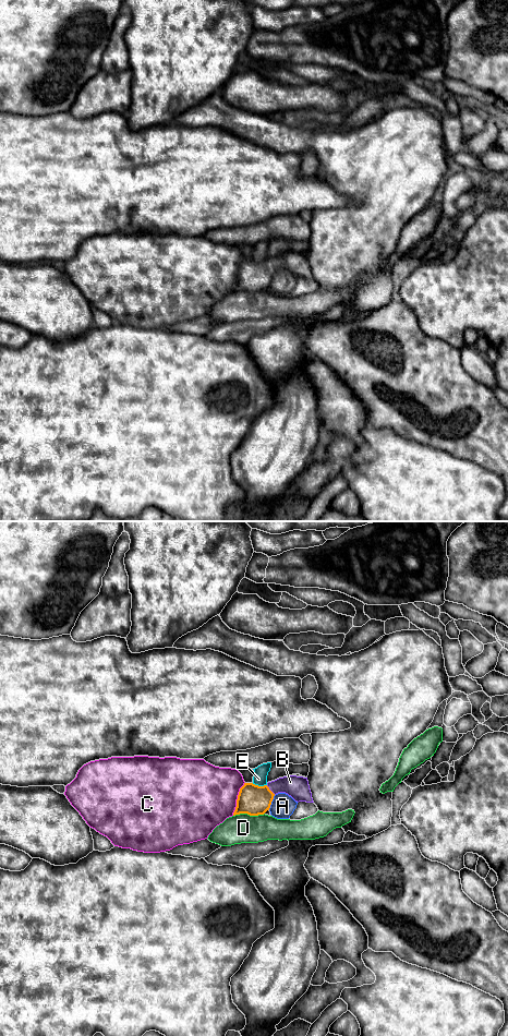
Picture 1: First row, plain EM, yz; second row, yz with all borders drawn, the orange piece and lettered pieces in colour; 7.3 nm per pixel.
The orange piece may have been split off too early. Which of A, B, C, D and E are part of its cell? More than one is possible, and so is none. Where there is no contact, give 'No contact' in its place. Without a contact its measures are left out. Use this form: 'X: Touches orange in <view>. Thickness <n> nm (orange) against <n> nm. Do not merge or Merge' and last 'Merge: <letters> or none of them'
A: Touches orange in yz. Thickness 220 nm (orange) against 180 nm. Do not merge
B: Touches orange in yz. Thickness 220 nm (orange) against 170 nm. Merge
C: Touches orange in yz. Thickness 220 nm (orange) against 460 nm. Do not merge
D: Touches orange in yz. Thickness 220 nm (orange) against 220 nm. Do not merge
E: Touches orange in yz. Thickness 220 nm (orange) against 100 nm. Do not merge
Merge: B

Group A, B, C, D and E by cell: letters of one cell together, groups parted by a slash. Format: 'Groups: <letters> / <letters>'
Groups: A / B / C / D / E

